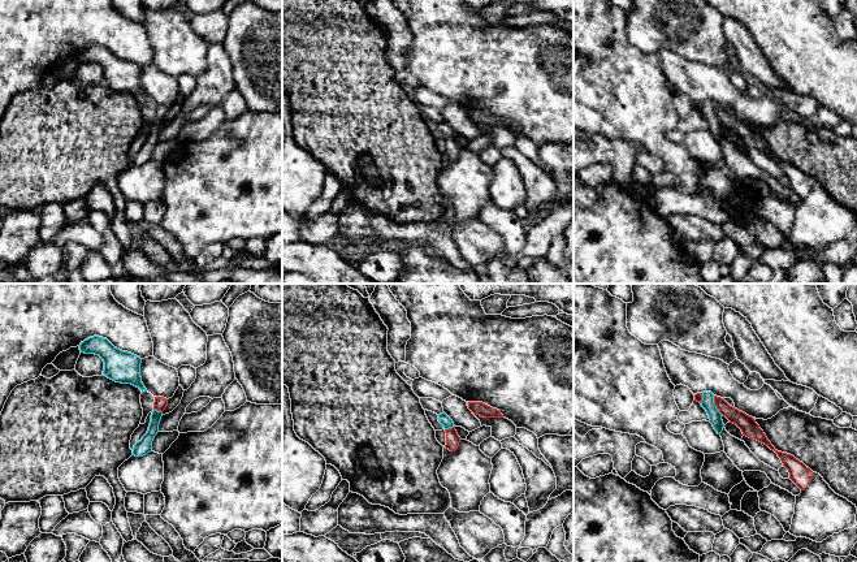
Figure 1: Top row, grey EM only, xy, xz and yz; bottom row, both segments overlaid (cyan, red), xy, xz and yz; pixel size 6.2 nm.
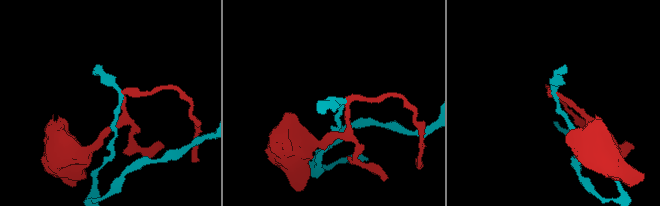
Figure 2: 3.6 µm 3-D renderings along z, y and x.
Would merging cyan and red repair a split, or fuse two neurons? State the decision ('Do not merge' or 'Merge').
Do not merge

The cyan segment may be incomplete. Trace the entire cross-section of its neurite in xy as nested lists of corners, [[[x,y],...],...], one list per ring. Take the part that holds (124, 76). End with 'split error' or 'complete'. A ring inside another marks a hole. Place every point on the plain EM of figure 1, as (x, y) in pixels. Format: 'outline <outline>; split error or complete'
outline [[[94,44],[79,53],[81,61],[99,64],[104,70],[103,83],[108,87],[131,92],[147,100],[140,86],[142,68],[131,61],[114,56],[107,47]]]; complete

